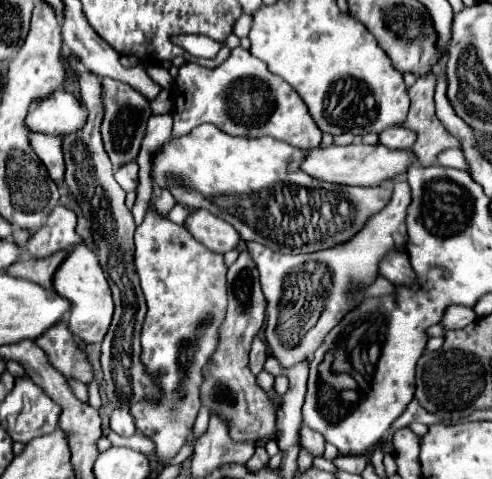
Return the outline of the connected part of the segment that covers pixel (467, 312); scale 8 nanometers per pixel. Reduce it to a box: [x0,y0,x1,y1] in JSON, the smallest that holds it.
[440,304,476,330]

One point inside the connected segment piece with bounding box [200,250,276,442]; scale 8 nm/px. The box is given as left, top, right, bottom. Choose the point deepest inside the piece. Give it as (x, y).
(229, 390)

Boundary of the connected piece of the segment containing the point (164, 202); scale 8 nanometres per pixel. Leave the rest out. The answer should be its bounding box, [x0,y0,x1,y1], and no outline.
[152,190,176,218]

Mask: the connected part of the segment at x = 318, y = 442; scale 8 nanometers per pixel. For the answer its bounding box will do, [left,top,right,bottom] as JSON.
[300,426,324,456]

